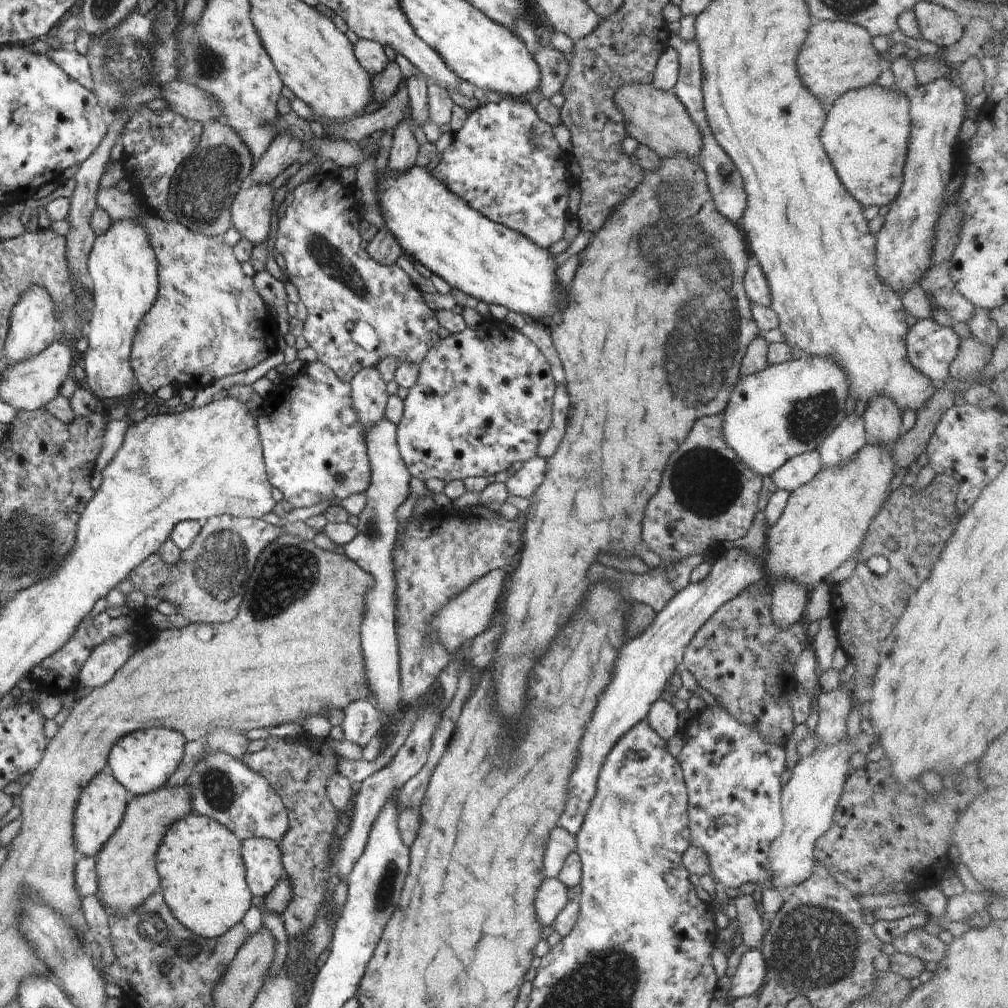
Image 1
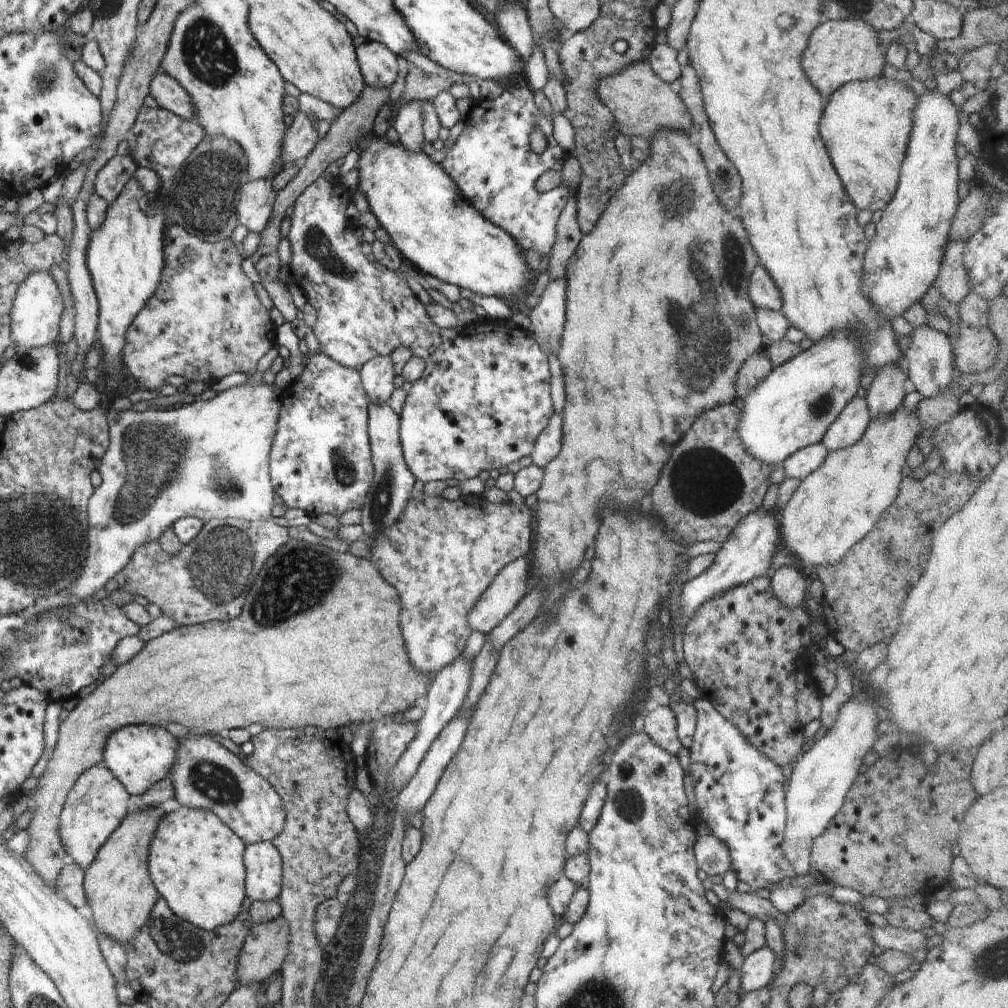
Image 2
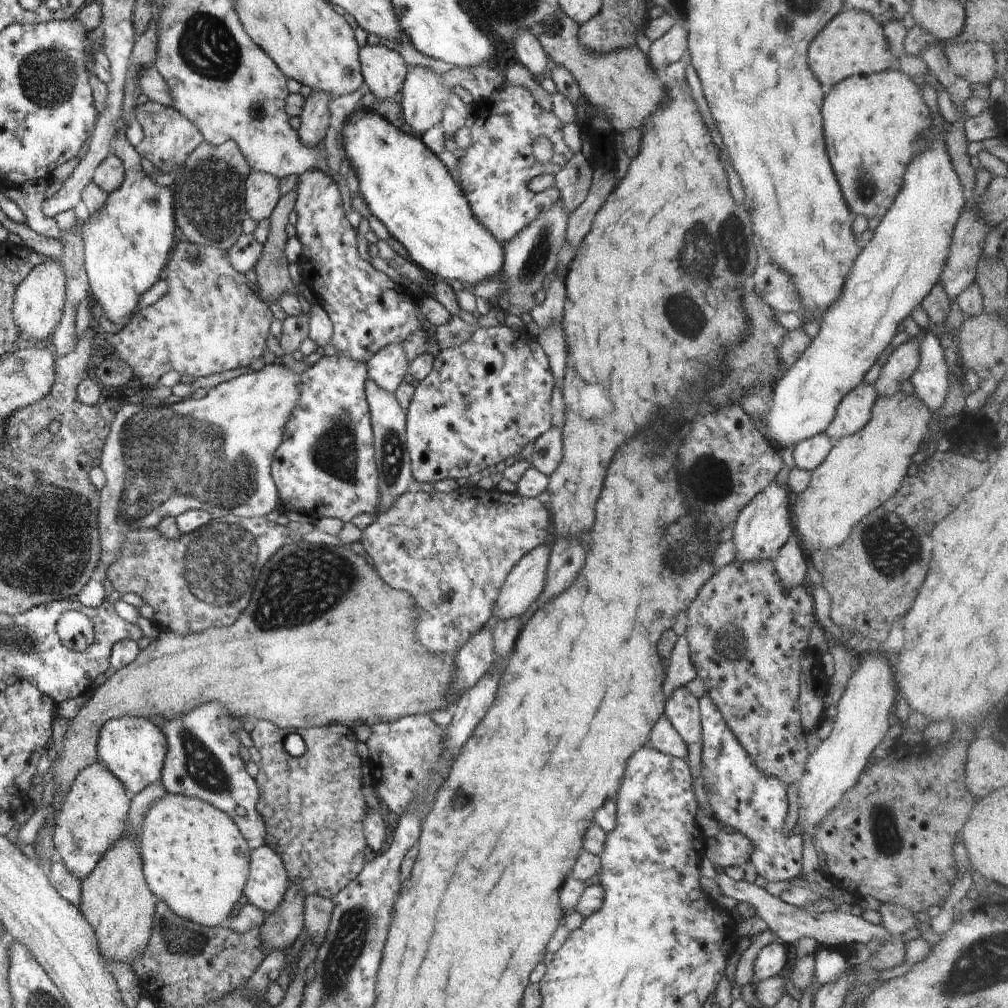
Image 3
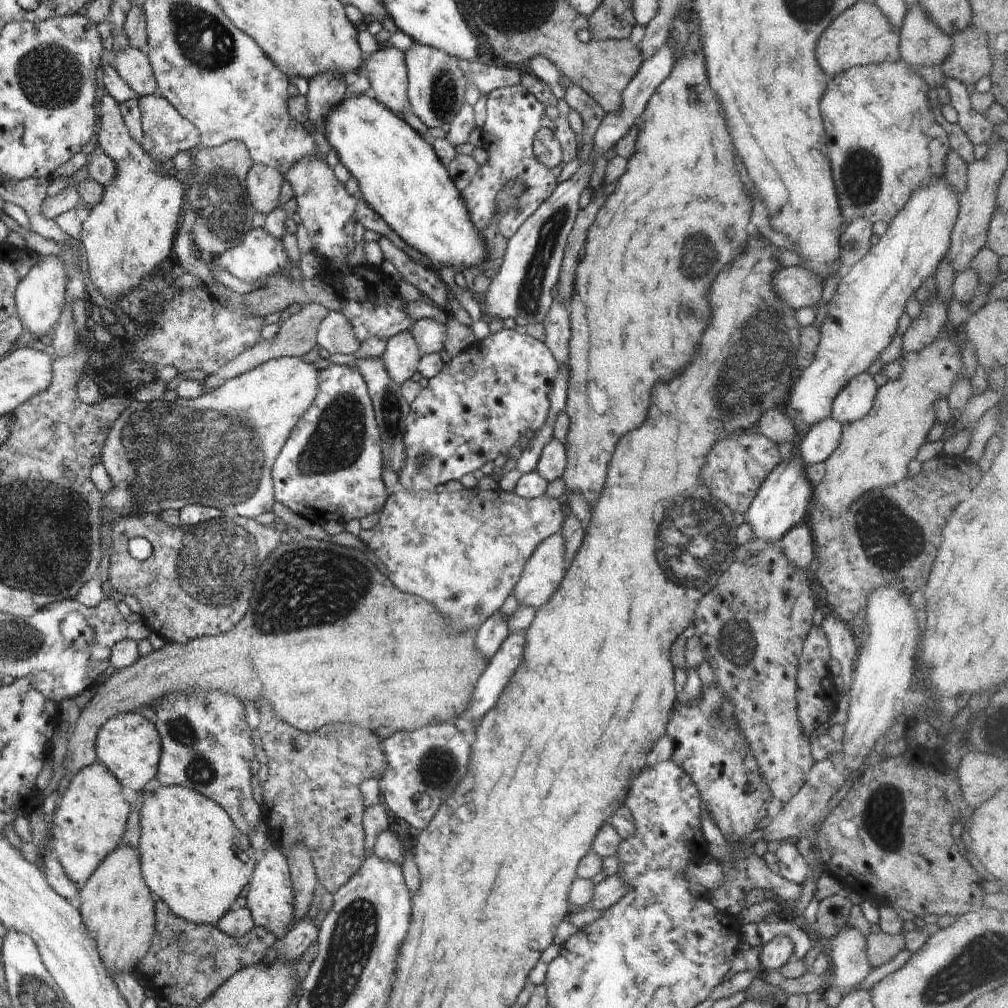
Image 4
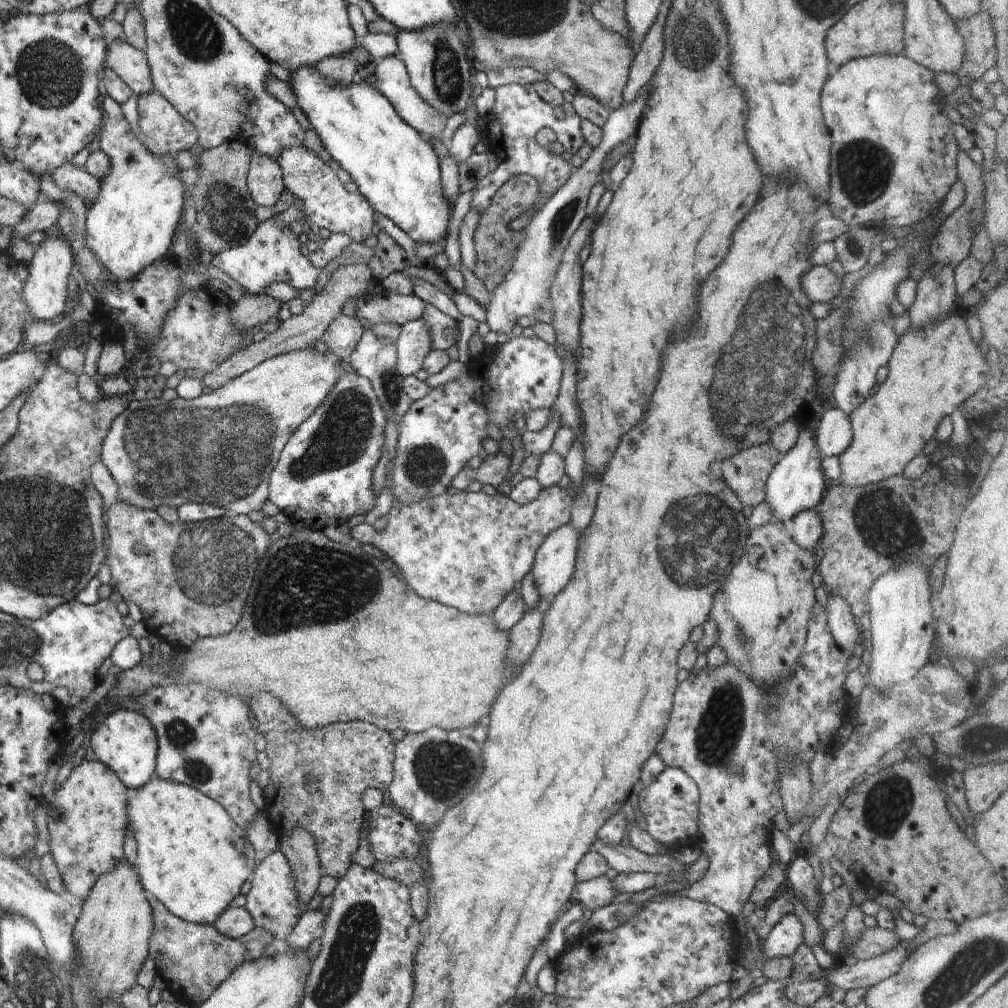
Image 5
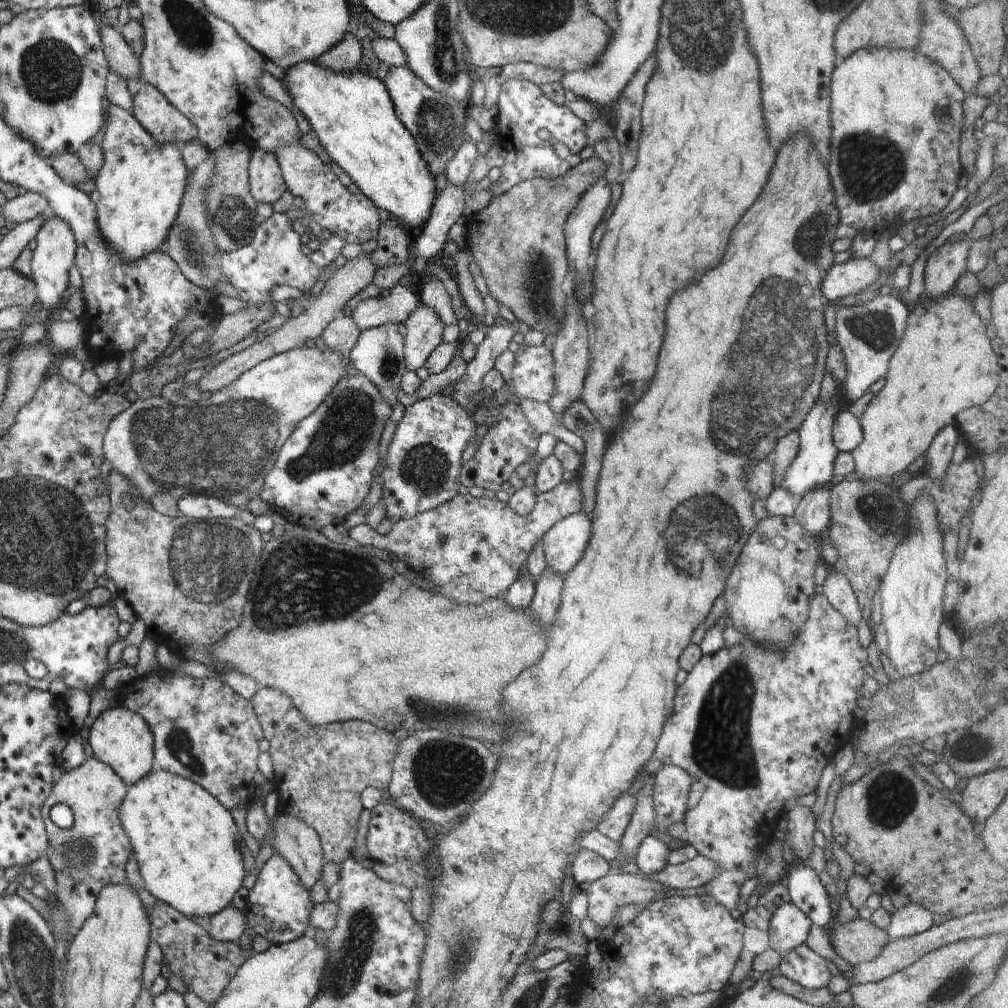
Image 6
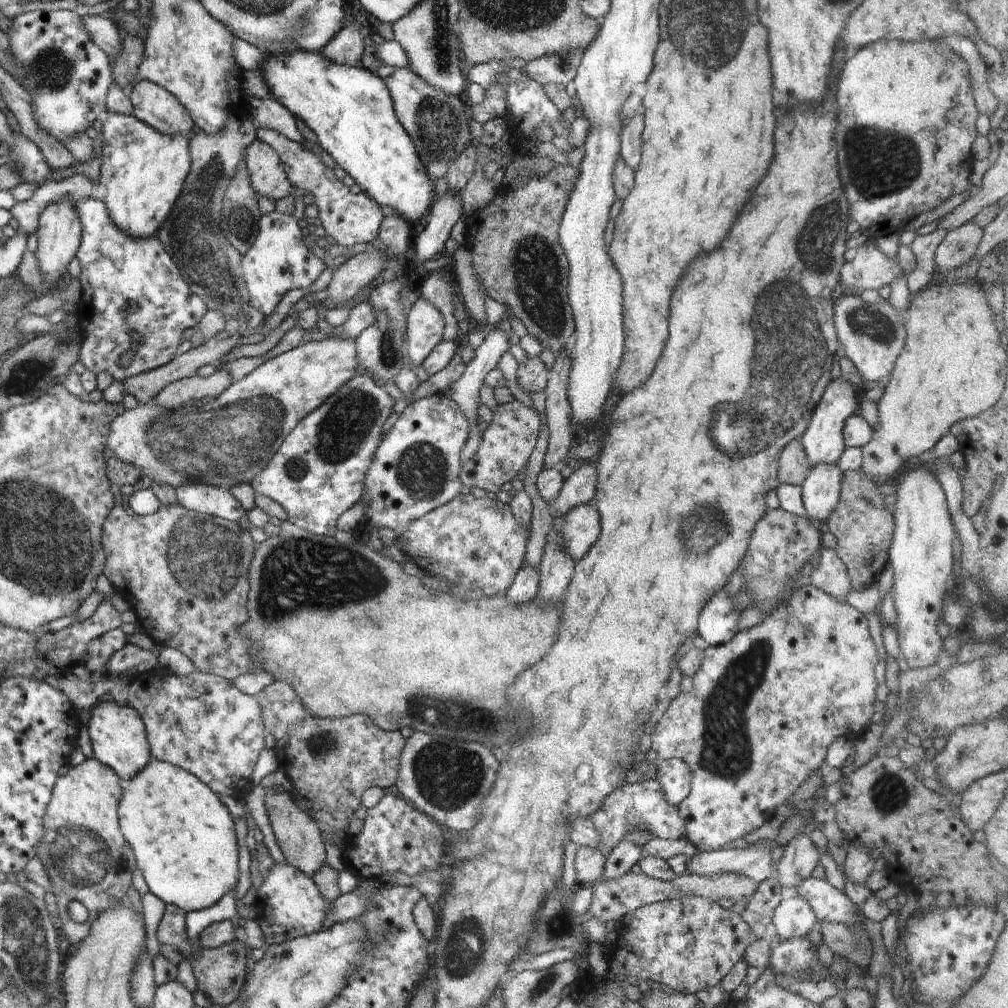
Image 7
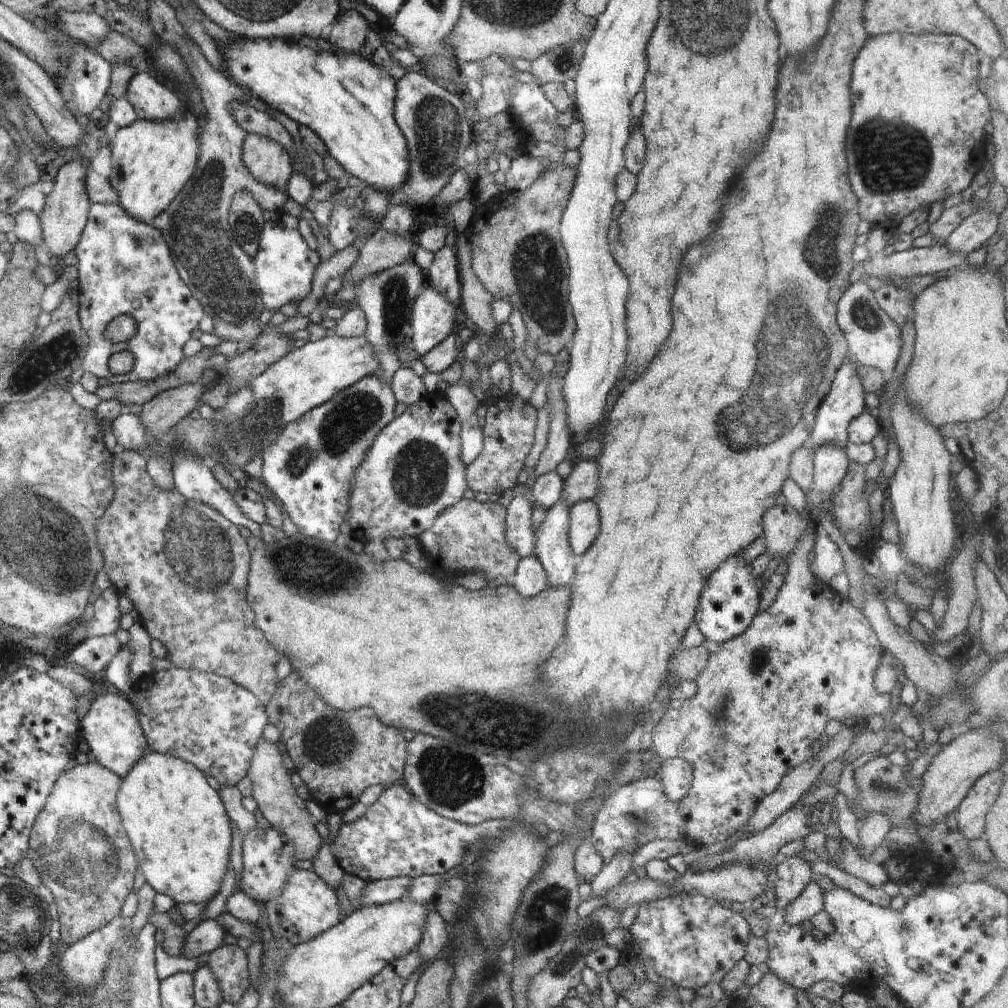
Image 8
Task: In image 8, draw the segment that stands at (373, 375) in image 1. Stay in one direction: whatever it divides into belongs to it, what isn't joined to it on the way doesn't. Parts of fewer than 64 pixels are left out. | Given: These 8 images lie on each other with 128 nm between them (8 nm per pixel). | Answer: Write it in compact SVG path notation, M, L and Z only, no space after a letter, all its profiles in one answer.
M434 288L423 290L413 304L411 342L422 358L450 333L455 333L462 317L460 306L447 301Z

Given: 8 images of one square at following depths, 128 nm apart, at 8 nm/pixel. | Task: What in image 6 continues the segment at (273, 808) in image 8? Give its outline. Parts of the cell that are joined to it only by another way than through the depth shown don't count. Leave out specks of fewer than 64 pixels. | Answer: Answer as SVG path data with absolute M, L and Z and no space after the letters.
M278 814L273 820L273 841L271 846L292 870L298 875L300 882L308 889L323 875L323 864L325 863L319 834L302 819L295 816Z

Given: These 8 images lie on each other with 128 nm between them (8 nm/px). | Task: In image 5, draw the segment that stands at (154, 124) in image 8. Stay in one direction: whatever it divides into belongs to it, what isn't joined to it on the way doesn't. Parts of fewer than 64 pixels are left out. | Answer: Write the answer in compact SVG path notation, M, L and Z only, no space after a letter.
M104 94L102 110L105 110L105 125L102 126L100 149L112 160L112 170L101 182L96 202L86 215L85 241L102 264L110 271L112 278L128 281L136 278L144 269L162 260L172 244L184 205L184 187L176 177L178 170L172 156L157 156L145 145L141 134L134 134L121 111L121 103Z

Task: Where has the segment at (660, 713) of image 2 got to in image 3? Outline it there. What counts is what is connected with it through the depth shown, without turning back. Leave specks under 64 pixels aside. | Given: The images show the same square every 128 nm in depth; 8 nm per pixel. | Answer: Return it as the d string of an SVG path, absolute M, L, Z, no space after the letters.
M665 714L652 727L648 745L658 752L672 755L682 760L686 760L688 755L686 743L678 732L674 730L672 723Z

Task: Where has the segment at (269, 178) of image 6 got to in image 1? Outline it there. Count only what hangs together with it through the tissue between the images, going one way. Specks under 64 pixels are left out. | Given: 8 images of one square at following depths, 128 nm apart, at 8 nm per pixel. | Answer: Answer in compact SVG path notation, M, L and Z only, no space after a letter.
M251 183L237 192L230 207L231 224L253 245L268 238L273 211L270 185Z

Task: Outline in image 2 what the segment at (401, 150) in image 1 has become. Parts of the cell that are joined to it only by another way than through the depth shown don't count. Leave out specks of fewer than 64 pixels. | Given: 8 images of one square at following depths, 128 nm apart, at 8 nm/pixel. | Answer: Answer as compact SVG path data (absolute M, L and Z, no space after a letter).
M420 100L404 104L395 117L396 124L393 125L398 132L400 146L414 154L423 150L424 140L426 140L422 128L422 112L420 112L422 106L424 101Z

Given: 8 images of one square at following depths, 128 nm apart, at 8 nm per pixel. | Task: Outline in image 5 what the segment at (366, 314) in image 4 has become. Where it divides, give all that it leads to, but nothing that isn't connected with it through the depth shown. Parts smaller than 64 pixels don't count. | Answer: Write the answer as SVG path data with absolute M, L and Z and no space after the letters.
M306 147L284 149L277 158L283 172L283 181L288 194L304 201L305 220L325 227L331 233L345 233L352 240L363 243L376 232L372 205L359 191L349 193L338 179L338 175L316 154Z

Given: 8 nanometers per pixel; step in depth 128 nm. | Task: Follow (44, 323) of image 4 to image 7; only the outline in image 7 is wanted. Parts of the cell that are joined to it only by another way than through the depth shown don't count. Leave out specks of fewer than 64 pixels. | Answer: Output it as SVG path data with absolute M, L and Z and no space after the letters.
M64 197L45 206L39 216L39 227L36 234L38 249L35 256L40 263L45 284L62 276L66 270L66 264L70 264L70 258L77 256L76 252L80 250L84 227L73 200Z

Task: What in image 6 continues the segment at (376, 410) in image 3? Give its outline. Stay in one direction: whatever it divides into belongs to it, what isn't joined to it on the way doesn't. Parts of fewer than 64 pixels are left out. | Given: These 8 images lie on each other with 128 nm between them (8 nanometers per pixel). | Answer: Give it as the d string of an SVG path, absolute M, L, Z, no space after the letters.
M384 323L361 331L348 354L348 362L352 362L358 372L366 375L366 378L374 383L382 398L385 398L391 407L398 403L396 395L401 388L401 378L407 371L403 353L404 341L405 338L398 331L397 325Z

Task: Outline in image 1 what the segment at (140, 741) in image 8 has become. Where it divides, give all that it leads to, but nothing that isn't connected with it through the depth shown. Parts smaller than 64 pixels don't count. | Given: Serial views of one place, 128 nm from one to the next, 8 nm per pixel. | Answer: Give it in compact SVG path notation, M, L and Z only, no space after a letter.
M150 727L130 734L125 734L109 753L108 770L114 774L114 778L126 788L130 787L136 795L145 795L154 792L167 784L169 776L174 774L179 762L183 759L185 740L181 733L164 727Z

